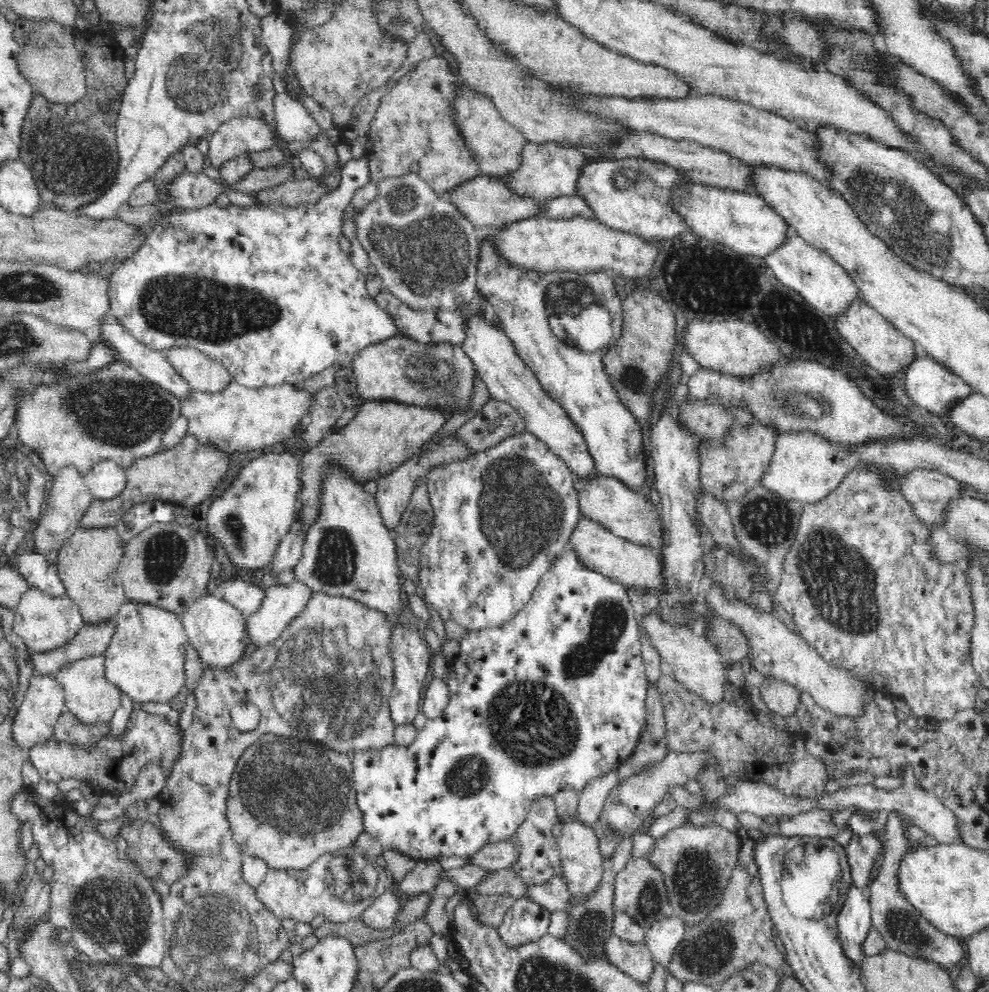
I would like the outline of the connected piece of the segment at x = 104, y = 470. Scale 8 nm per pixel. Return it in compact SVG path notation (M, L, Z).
M114 460L96 462L83 474L92 496L103 502L116 498L127 486L125 469Z

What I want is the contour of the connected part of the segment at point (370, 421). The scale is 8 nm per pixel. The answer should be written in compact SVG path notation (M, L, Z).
M367 400L358 410L358 413L346 426L335 428L330 434L319 440L318 444L308 448L308 452L302 454L301 459L301 493L299 494L299 508L297 509L297 524L303 532L317 522L322 512L322 496L325 491L326 472L337 468L348 476L350 481L358 485L366 482L374 482L394 472L396 468L410 460L412 456L421 452L421 446L426 444L440 428L450 419L447 411L431 411L429 408L417 408L394 401L370 401Z

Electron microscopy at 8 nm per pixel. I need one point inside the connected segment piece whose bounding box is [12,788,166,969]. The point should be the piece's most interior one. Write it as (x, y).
(116, 916)

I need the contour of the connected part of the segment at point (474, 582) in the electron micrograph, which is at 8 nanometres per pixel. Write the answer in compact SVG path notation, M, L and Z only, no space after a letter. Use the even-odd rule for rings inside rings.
M530 431L518 433L485 451L478 451L466 456L465 459L446 461L434 465L425 474L425 482L429 500L433 506L434 524L430 530L428 540L422 546L420 552L420 585L424 590L424 602L430 603L432 608L445 620L452 620L466 629L481 629L486 627L498 627L506 621L512 620L517 612L530 600L533 590L537 587L540 577L549 570L550 565L567 548L570 533L577 525L581 517L578 506L577 493L574 491L574 474L561 456L552 452L546 443Z

